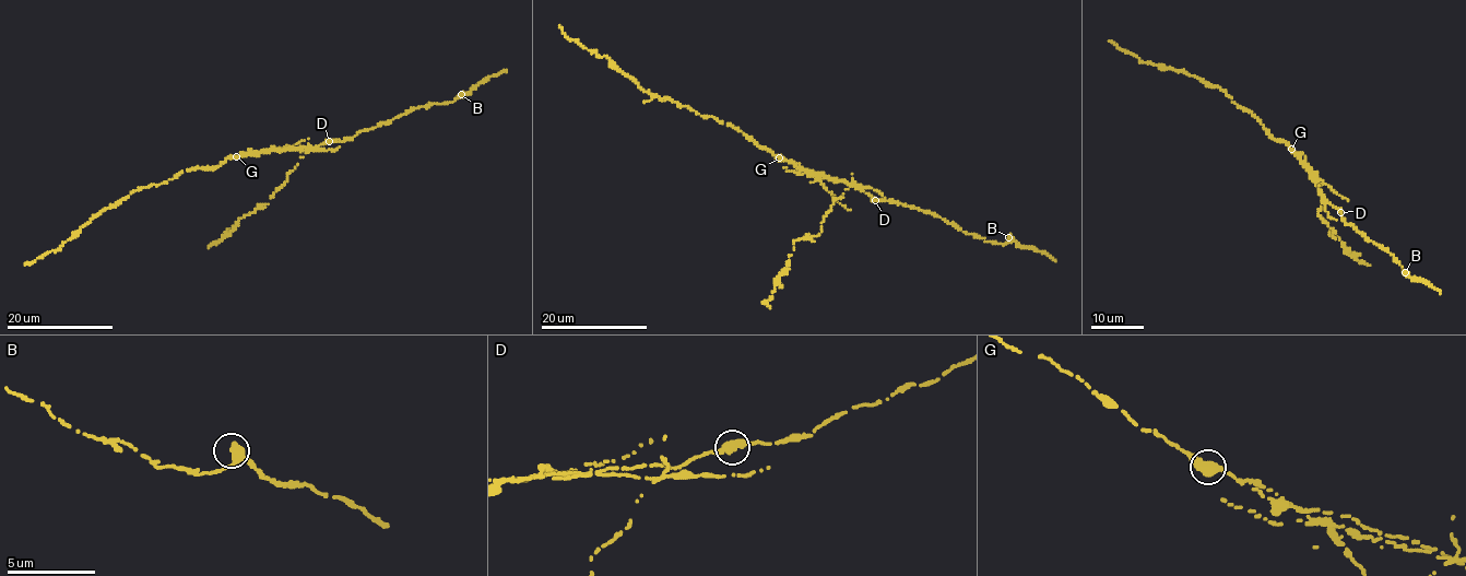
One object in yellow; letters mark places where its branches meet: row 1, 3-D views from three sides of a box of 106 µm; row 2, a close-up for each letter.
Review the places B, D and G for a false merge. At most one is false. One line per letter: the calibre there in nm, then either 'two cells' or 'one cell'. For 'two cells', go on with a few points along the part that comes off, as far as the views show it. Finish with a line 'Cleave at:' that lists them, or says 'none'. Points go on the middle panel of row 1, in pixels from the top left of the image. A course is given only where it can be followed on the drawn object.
B: 440 nm thick; one cell
D: 400 nm thick; one cell
G: 420 nm thick; two cells; foreign part runs (779, 157), (850, 187), (832, 199), (819, 234), (795, 239), (770, 309)
Cleave at: G

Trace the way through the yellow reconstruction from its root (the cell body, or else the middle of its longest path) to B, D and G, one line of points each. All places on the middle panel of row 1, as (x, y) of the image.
B: (792, 162), (818, 176), (848, 181), (877, 200), (933, 212), (959, 230), (988, 243), (1005, 244), (1008, 237)
D: (792, 162), (818, 176), (848, 181), (875, 200)
G: (792, 162), (779, 157)

